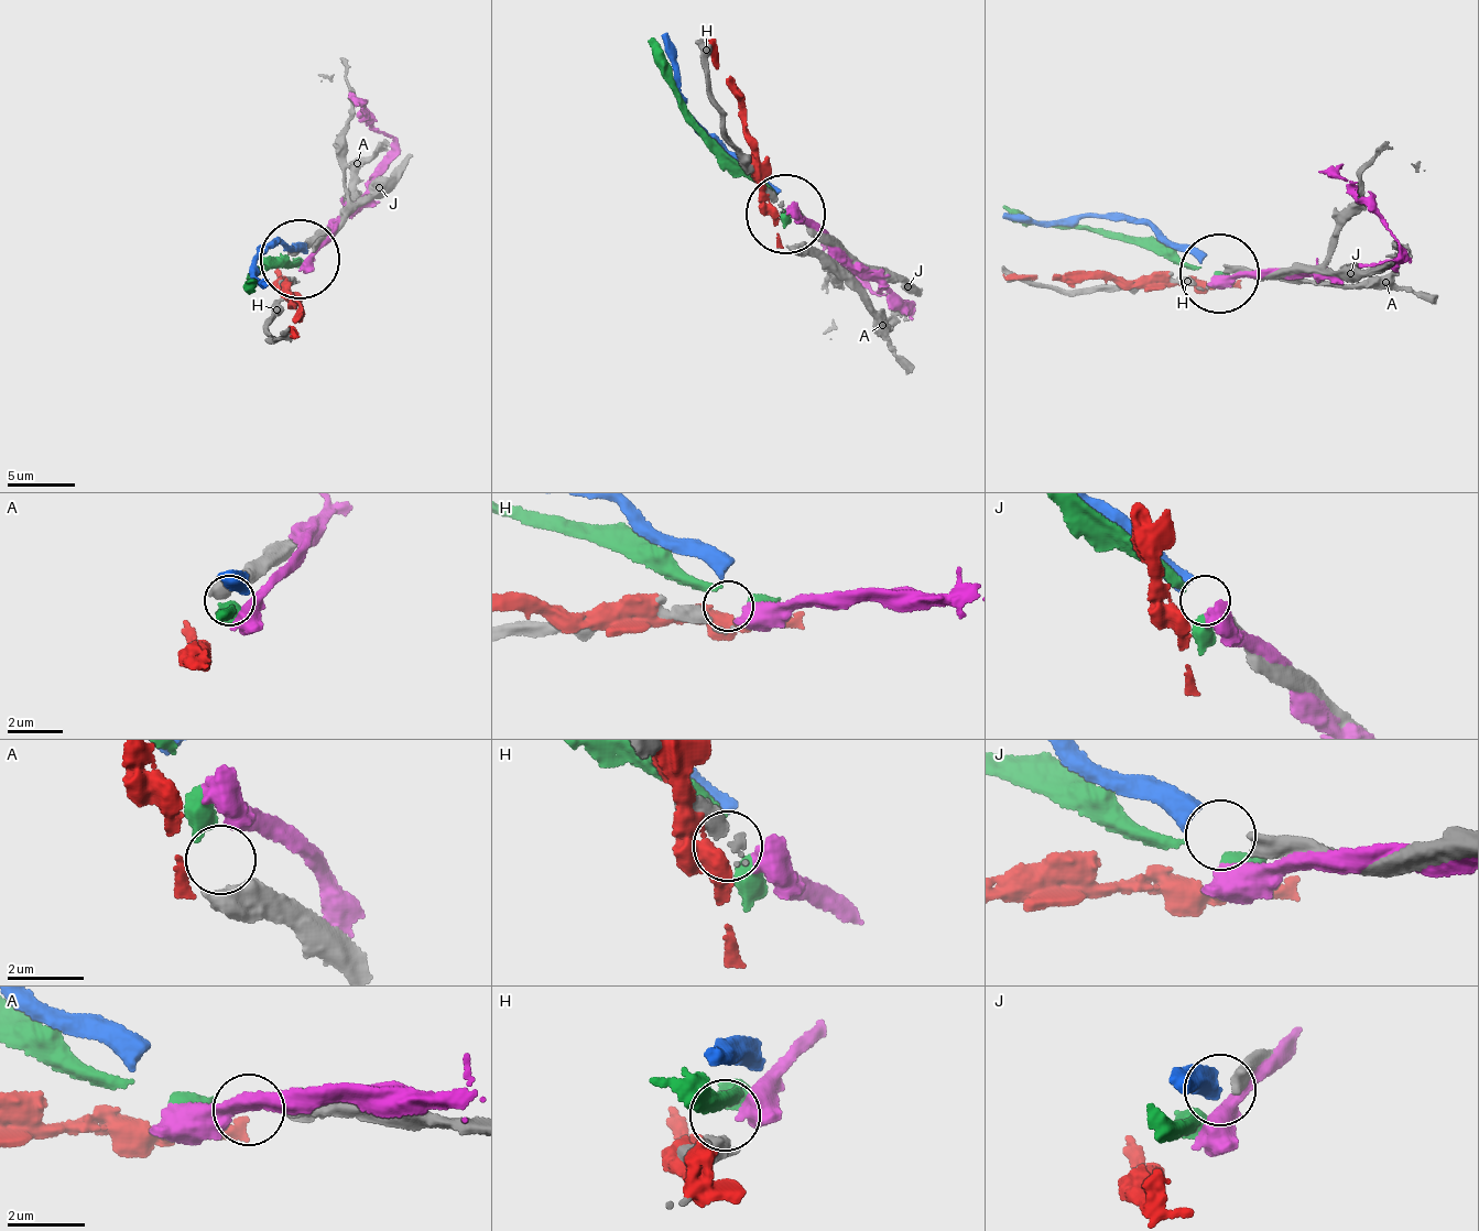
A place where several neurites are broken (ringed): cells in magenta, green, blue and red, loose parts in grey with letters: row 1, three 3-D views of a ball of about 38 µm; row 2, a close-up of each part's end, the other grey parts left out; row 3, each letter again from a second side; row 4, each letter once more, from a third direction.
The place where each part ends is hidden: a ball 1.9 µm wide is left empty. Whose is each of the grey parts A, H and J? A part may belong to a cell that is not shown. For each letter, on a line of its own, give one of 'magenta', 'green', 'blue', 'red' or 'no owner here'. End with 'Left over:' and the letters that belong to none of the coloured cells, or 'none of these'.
A: green
H: magenta
J: blue
Left over: none of these

